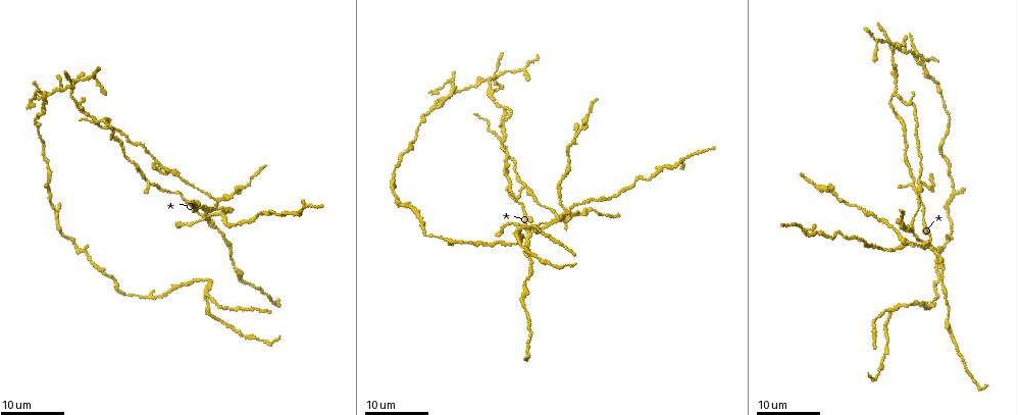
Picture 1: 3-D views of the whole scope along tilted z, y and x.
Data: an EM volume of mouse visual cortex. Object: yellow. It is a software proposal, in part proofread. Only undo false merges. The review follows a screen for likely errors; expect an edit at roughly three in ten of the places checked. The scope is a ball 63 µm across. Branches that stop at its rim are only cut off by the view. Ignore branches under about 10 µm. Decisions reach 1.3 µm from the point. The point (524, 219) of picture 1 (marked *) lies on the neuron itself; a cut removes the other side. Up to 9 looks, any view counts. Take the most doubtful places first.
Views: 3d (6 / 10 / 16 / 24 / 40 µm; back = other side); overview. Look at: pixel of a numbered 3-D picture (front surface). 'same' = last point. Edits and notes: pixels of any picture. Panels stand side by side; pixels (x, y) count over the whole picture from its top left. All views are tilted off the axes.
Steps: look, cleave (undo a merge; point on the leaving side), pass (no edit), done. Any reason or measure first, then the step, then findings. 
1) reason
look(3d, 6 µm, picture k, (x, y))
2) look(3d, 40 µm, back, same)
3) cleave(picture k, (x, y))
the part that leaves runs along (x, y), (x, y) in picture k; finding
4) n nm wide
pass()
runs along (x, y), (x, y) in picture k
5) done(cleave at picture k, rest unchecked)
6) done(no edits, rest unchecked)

looks like a crossing
look(3d, 16 µm, picture 1, (208, 214))

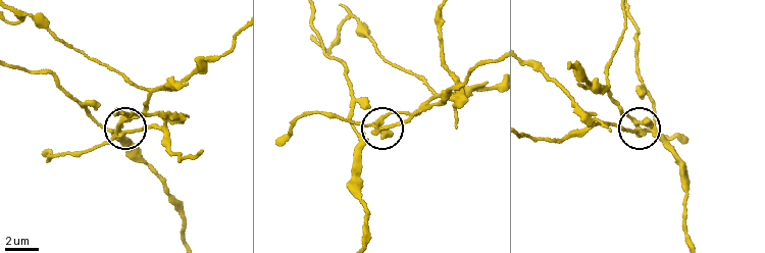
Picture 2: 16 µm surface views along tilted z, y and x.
look(3d, 10 µm, picture 2, (635, 131))

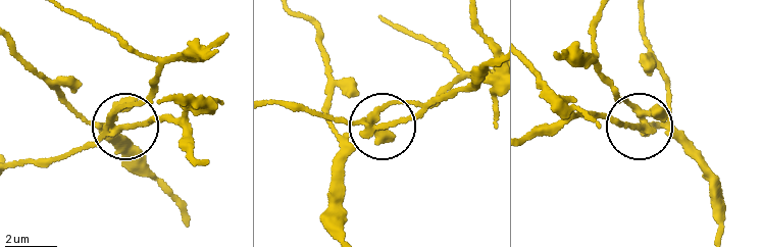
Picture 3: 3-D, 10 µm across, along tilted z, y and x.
5 arms
cleave(picture 3, (115, 107))
the part that leaves runs along (115, 129), (116, 112), (145, 96), (156, 67), (72, 14) in picture 3; a second neuron is stuck on

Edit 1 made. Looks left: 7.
looks like a crossing
look(3d, 16 µm, picture 1, (72, 91))

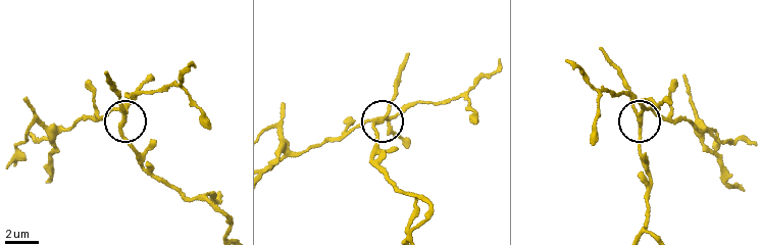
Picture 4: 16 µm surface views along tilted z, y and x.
look(3d, 6 µm, picture 4, (125, 120))

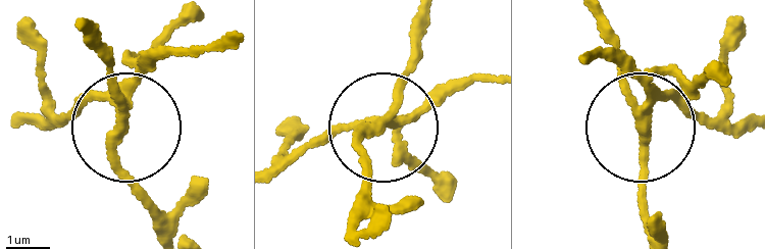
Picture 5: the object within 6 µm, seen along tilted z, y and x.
cleave(picture 5, (395, 157))
the part that leaves runs along (378, 131), (330, 133), (277, 158) in picture 5; a second neuron is stuck on

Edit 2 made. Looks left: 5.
narrows sharply
look(3d, 16 µm, picture 1, (506, 110))

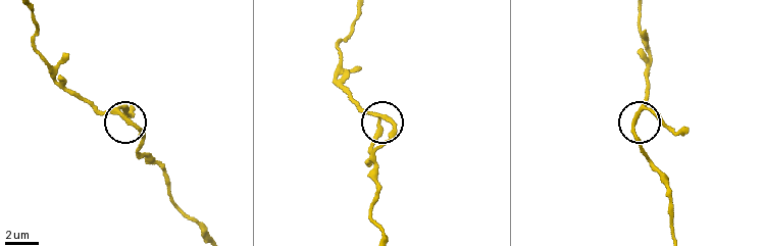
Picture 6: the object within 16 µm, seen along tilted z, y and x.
closer look
look(3d, 6 µm, picture 6, (128, 122))

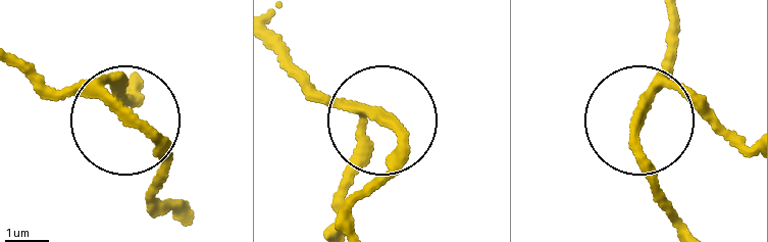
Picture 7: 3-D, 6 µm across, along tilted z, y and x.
pass()
runs along (177, 215), (156, 195), (156, 147), (97, 100), (40, 80) in picture 7; all the same neuron

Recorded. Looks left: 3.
thick turns thin
look(3d, 24 µm, picture 1, (248, 221))

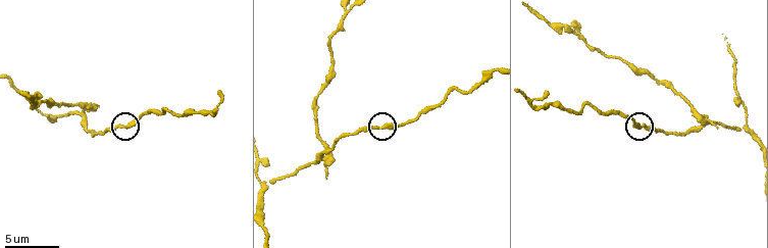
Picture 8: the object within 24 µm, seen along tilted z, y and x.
look(3d, 10 µm, picture 8, (380, 127))

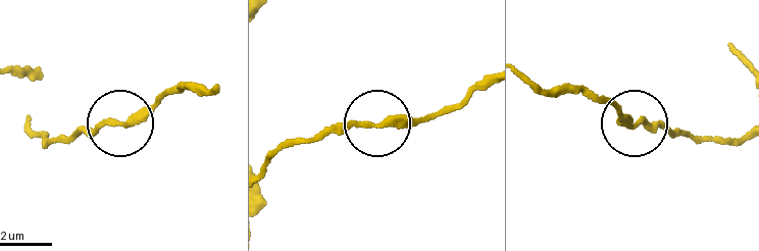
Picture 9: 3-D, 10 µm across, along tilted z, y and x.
pass()
runs along (739, 138), (704, 142), (633, 124), (610, 102) in picture 9; one neuron here

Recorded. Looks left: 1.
done(cleave at picture 3, cleave at picture 5, rest unchecked)

